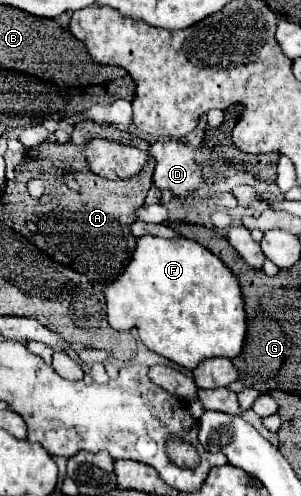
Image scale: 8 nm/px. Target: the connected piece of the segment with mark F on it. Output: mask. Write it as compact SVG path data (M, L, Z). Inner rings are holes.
M138 237L128 267L112 283L104 285L104 295L110 327L130 331L136 326L140 341L150 351L180 367L194 369L208 357L232 359L242 351L246 313L238 279L214 253L196 245L196 241L184 237Z

